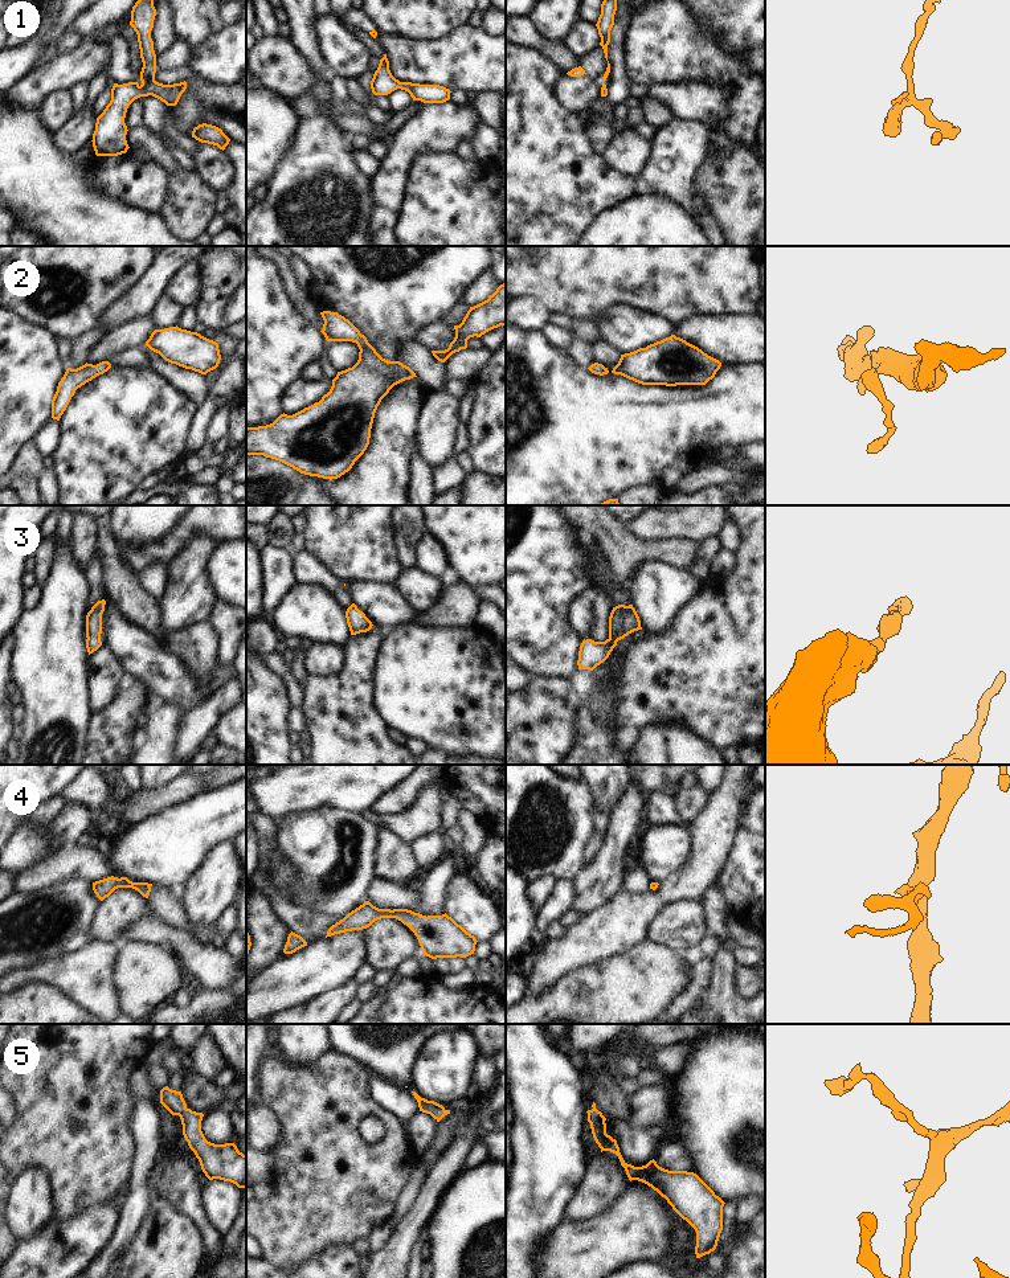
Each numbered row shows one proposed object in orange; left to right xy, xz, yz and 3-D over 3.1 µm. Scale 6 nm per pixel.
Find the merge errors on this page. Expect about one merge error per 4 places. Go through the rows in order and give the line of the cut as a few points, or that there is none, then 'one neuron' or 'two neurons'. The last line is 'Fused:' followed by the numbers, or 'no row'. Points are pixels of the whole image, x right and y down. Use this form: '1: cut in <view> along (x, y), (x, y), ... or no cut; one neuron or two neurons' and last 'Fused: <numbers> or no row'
1: no cut; one neuron
2: no cut; one neuron
3: no cut; one neuron
4: no cut; one neuron
5: no cut; one neuron
Fused: no row

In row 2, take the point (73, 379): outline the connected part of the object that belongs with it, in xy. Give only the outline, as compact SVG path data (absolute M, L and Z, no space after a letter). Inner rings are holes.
M102 361L97 365L86 362L77 369L68 368L52 400L52 418L60 421L75 390L110 368L109 361Z

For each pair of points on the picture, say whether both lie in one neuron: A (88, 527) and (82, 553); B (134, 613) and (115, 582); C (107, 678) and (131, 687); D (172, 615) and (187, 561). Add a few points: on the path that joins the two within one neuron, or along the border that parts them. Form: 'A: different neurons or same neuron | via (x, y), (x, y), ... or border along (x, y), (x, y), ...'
A: same neuron | via (84, 533), (84, 547)
B: same neuron | via (134, 605), (123, 590)
C: different neurons | border along (126, 676), (114, 696), (102, 707)
D: same neuron | via (184, 602), (187, 599), (187, 574)

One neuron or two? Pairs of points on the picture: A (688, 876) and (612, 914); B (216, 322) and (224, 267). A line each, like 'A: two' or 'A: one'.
A: one
B: one

